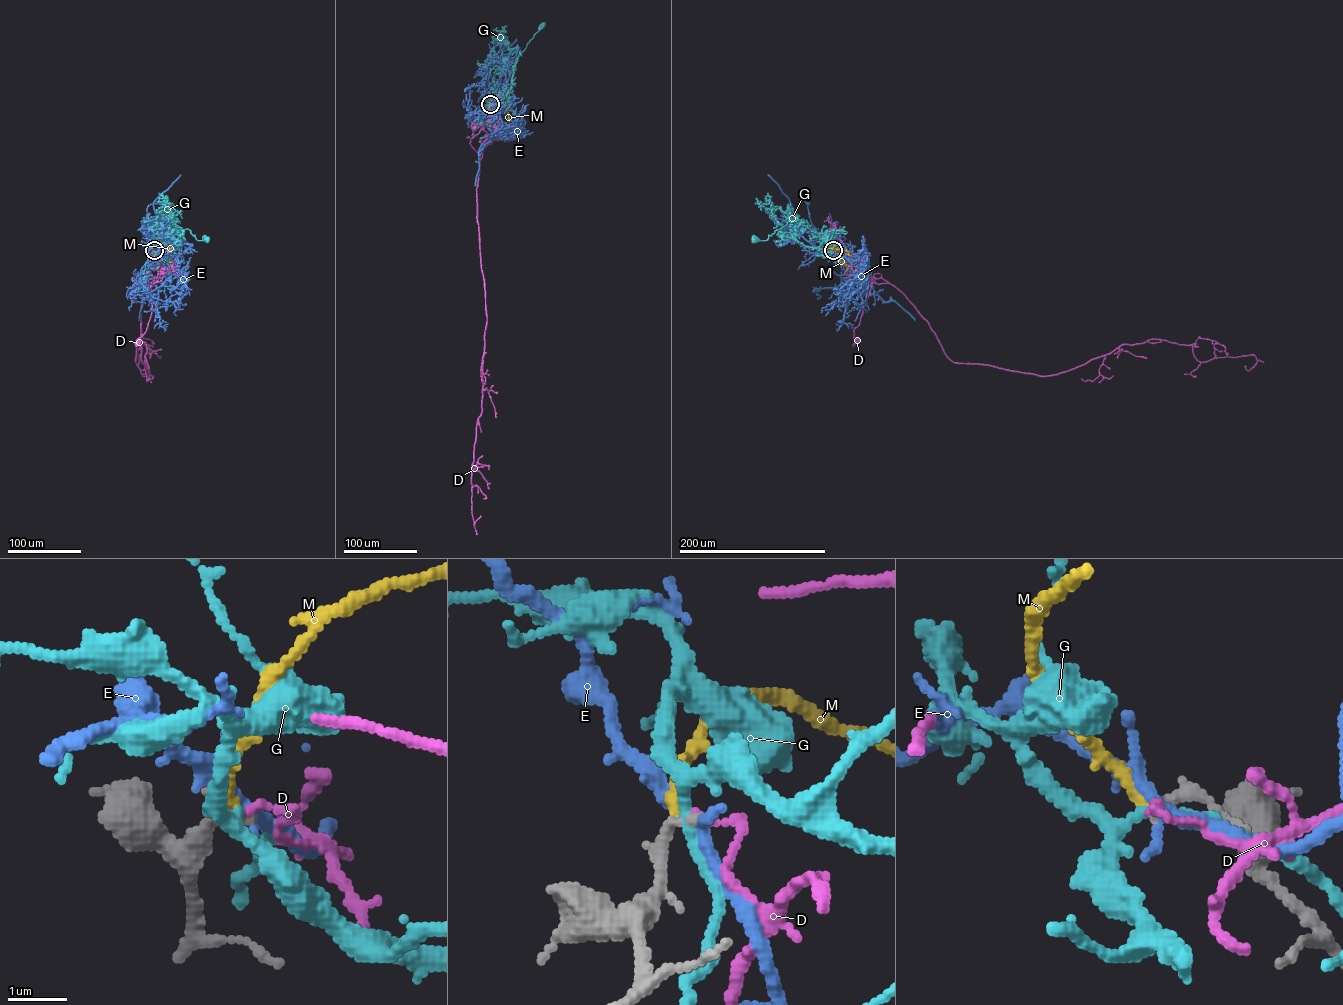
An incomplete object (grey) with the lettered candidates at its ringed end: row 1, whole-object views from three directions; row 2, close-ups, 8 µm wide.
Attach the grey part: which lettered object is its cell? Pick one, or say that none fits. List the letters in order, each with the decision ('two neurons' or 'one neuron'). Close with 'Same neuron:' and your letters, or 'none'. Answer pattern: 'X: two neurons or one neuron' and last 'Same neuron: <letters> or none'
D: two neurons
E: two neurons
G: two neurons
M: one neuron
Same neuron: M

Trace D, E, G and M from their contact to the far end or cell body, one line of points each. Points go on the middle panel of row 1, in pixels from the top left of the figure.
D: (490, 104), (490, 116), (498, 135), (488, 143), (488, 134), (482, 125), (474, 128)
E: (490, 104), (507, 126), (491, 135), (480, 148), (475, 186)
G: (490, 104), (499, 105), (502, 101), (511, 86), (519, 50), (523, 51), (543, 24)
M: (490, 104), (505, 97), (505, 107), (487, 126)

